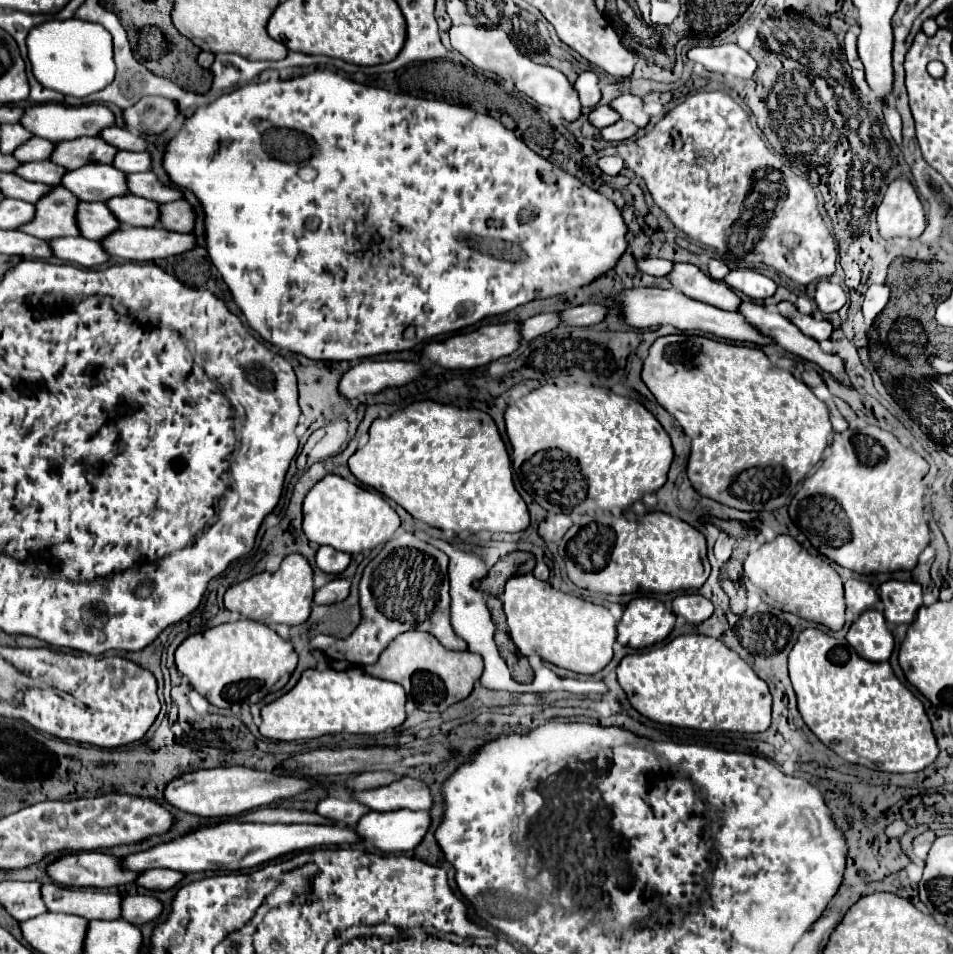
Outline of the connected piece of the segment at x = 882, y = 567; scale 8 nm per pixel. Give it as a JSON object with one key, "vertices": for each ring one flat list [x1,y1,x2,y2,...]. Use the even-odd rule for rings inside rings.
{"vertices":[[877,426,859,430,845,430,833,436,831,454,825,458,815,474,811,474,789,504,791,520,801,528,809,542,839,566,859,574,913,570,919,554,929,544,929,526,923,518,925,474,929,464,903,446,891,432]]}

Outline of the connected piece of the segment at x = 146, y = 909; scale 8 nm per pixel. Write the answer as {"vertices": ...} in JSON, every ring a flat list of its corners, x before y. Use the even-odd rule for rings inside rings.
{"vertices":[[125,896,123,898,123,920,141,926,155,920,161,914,161,902,153,896]]}

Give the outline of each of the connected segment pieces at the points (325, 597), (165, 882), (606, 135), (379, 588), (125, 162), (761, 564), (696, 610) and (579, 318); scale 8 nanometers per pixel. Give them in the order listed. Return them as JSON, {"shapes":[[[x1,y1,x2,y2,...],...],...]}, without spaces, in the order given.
{"shapes":[[[335,578,315,592,315,604,335,604,349,596,351,582,345,578]],[[145,870,135,880,137,886,143,886,147,890,169,890,183,878,181,872,175,870]],[[619,120,619,122,615,122,615,124,607,126,607,128,603,128,603,130,601,130,601,138,603,138,603,140,621,142,621,140,627,140,627,138,635,136,637,130,639,130,639,128,637,128,633,122,623,122,623,120]],[[411,532,395,534,387,540,383,550,365,566,359,596,363,620,355,632,341,640,327,634,311,638,311,648,321,650,331,660,347,660,355,666,375,664,385,646,407,630,421,630,433,634,447,650,467,650,467,642,459,638,449,622,449,558,435,546,421,542]],[[119,152,115,154,113,166,121,172,147,172,151,170,149,152]],[[777,536,773,542,763,544,757,552,751,552,743,560,743,582,749,592,757,592,763,598,763,602,767,602,769,606,775,606,779,610,797,614,799,618,823,624,829,630,841,630,845,624,845,596,843,596,843,582,839,574,833,570,833,566,827,560,809,554,791,536]],[[681,594,673,600,673,612,683,616,689,624,701,624,713,614,713,606,699,594]],[[581,304,581,306,573,306,569,310,563,310,561,312,563,316,563,324,569,324,569,326,593,326,597,322,603,322,609,314,609,308,607,306,601,306,601,304]]]}

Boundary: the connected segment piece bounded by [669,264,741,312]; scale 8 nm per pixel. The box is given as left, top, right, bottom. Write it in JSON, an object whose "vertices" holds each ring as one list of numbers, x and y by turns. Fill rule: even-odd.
{"vertices":[[675,264,673,272,669,274,669,280,685,296,707,302,721,310,735,312,741,306,741,298,729,286,725,286,725,282,709,278,693,264]]}

